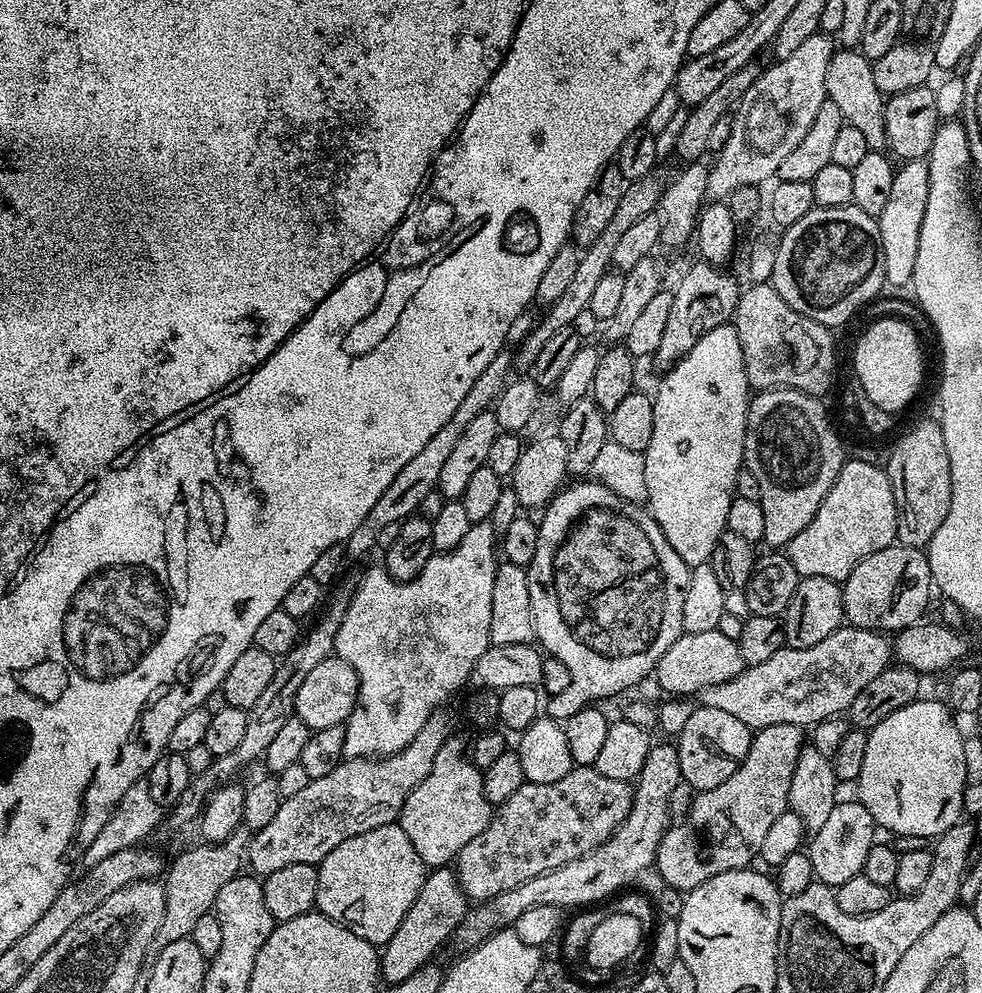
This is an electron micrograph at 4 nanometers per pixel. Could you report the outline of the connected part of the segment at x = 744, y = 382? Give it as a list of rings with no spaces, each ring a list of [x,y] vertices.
[[[731,323],[720,324],[714,330],[705,332],[704,337],[663,375],[652,402],[654,434],[650,434],[650,446],[644,452],[648,491],[646,507],[682,562],[689,566],[706,564],[711,561],[714,546],[718,546],[718,538],[727,529],[726,514],[730,514],[736,476],[744,463],[750,389],[735,327]]]

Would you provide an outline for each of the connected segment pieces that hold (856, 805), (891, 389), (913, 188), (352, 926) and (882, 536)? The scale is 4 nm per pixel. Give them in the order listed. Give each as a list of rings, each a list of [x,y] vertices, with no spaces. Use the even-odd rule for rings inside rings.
[[[841,799],[837,802],[834,810],[830,810],[822,830],[811,833],[806,844],[810,866],[814,866],[816,880],[835,889],[842,886],[842,882],[850,882],[850,878],[861,875],[866,866],[866,854],[870,854],[872,845],[877,843],[876,832],[878,833],[876,820],[859,799]]]
[[[876,318],[876,321],[865,330],[856,344],[856,353],[852,356],[852,364],[856,367],[856,380],[859,391],[874,402],[884,412],[899,414],[920,392],[920,383],[924,380],[924,352],[920,349],[921,337],[905,319]]]
[[[927,159],[910,160],[896,168],[894,186],[882,214],[878,218],[884,278],[889,285],[907,289],[914,278],[914,262],[918,262],[918,238],[922,234],[922,218],[926,214],[926,198],[930,198],[930,170]]]
[[[399,823],[378,826],[346,838],[342,846],[334,846],[334,850],[320,860],[316,908],[323,916],[346,926],[346,930],[354,930],[358,938],[382,946],[394,938],[398,922],[402,922],[406,910],[414,906],[425,875],[422,858],[418,858],[418,850],[414,850],[410,838],[406,838],[406,830],[402,830]]]
[[[848,458],[810,526],[802,534],[794,534],[787,544],[786,555],[801,578],[813,576],[843,582],[862,558],[894,543],[897,543],[896,503],[887,471],[881,465]]]

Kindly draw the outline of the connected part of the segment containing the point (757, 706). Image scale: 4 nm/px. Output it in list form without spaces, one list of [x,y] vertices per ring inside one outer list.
[[[842,626],[830,634],[830,638],[822,638],[814,646],[805,648],[783,647],[778,654],[773,654],[767,662],[758,662],[745,667],[734,678],[722,682],[718,686],[706,686],[706,690],[698,693],[698,700],[703,707],[723,710],[738,718],[738,722],[746,722],[753,730],[776,726],[778,722],[790,722],[801,726],[811,726],[831,716],[847,713],[849,706],[862,694],[862,689],[869,682],[874,682],[882,670],[889,667],[894,656],[894,648],[889,637],[882,632],[874,632],[870,628],[853,628]]]

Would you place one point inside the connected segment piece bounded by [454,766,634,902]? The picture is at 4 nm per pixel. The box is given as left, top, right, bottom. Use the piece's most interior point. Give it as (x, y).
(542, 826)

